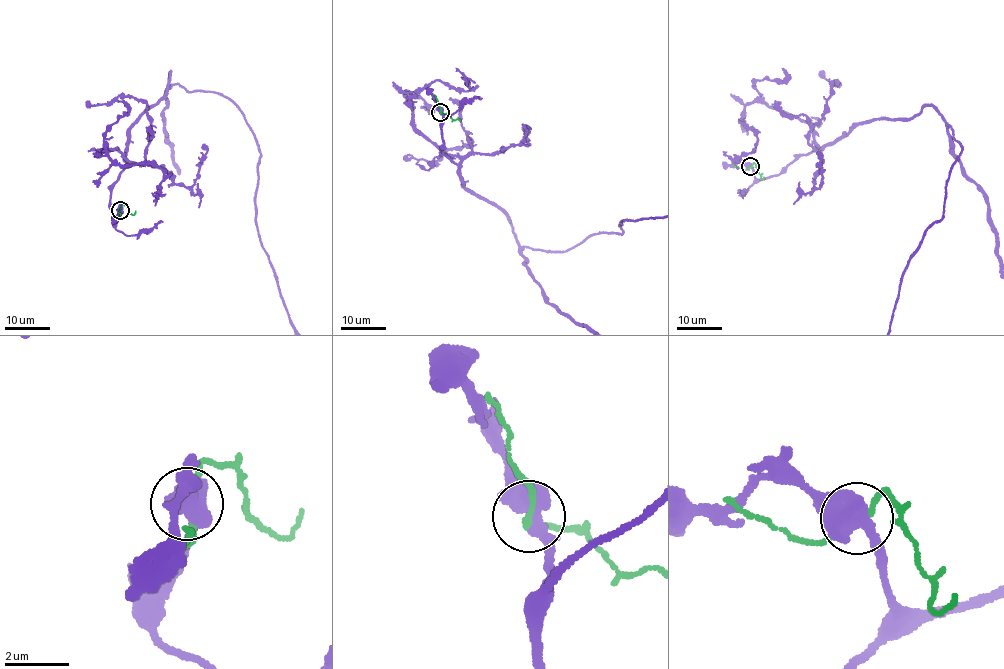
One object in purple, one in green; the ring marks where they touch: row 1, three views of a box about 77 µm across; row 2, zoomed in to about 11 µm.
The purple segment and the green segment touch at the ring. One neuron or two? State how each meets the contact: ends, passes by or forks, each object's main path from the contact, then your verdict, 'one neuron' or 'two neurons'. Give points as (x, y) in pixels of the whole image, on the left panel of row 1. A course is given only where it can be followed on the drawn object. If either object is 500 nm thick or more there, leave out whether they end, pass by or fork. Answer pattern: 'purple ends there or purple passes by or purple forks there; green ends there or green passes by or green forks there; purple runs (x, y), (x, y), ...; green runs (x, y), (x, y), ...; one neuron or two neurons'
purple runs (120, 210), (114, 222), (128, 133), (170, 72), (170, 85), (221, 93), (260, 152), (256, 226); green runs (120, 210), (124, 204), (132, 214), (135, 211); two neurons

